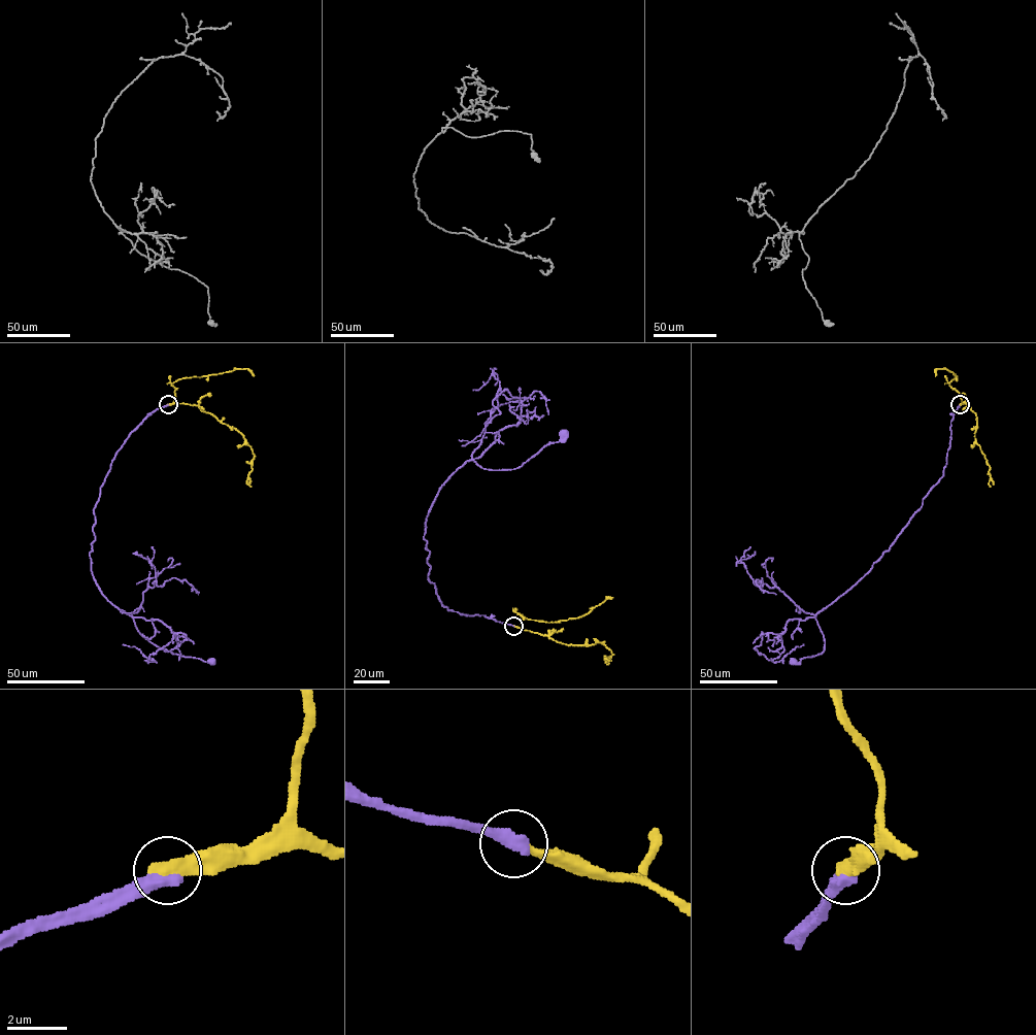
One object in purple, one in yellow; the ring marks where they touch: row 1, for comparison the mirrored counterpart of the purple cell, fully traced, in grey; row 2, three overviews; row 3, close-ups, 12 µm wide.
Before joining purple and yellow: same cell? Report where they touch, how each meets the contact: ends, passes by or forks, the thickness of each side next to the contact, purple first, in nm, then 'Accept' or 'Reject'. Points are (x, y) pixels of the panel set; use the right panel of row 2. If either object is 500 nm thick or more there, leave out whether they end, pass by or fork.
Place: (960, 404). Thickness 500 nm (purple) against 440 nm. Reject

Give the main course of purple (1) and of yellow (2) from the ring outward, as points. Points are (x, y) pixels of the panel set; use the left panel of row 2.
1: (168, 404), (130, 433), (112, 460), (93, 510), (91, 572), (143, 637), (211, 662)
2: (168, 404), (197, 405), (241, 434), (255, 455), (246, 480), (251, 487)

